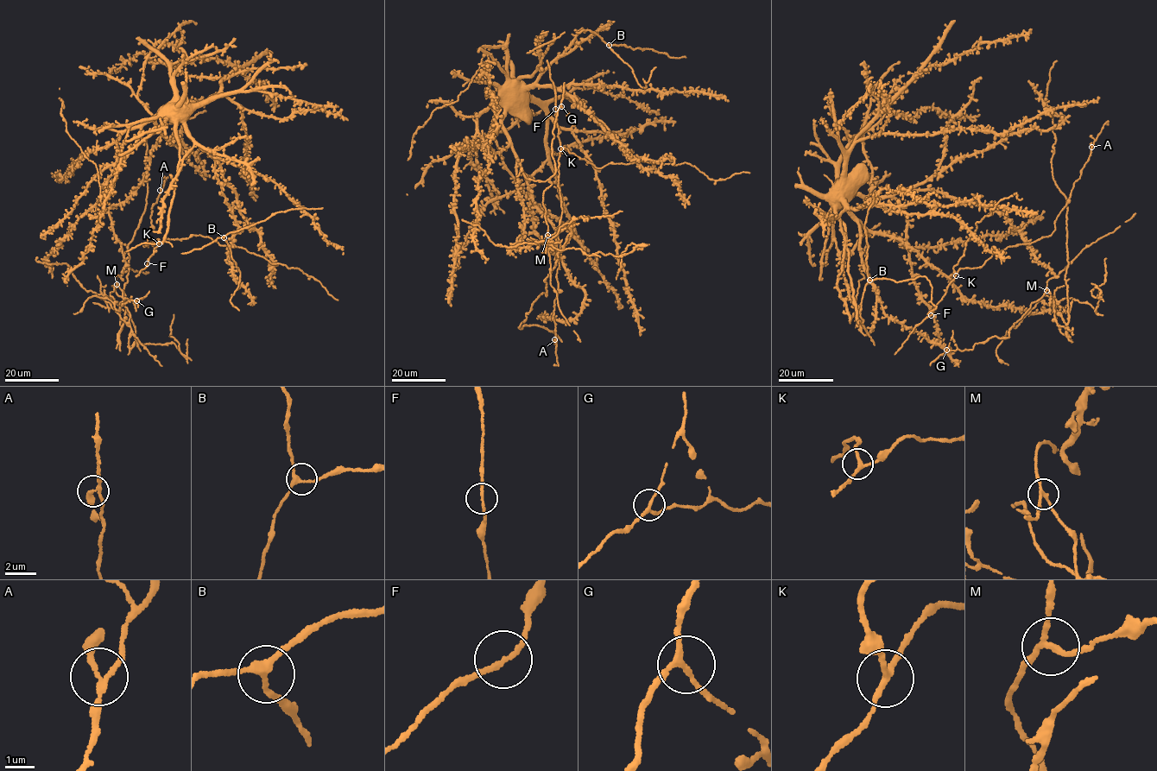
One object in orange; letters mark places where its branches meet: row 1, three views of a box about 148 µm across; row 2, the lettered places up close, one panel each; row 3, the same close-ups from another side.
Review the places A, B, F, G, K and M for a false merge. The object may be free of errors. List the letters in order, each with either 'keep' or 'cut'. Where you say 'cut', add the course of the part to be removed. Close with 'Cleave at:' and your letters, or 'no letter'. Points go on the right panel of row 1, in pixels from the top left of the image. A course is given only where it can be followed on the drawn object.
A: keep
B: keep
F: keep
G: keep
K: keep
M: cut | (1046, 290), (1054, 320), (1060, 300), (1072, 299), (1068, 319), (1066, 201), (1052, 174), (1046, 97), (1057, 60)
Cleave at: M

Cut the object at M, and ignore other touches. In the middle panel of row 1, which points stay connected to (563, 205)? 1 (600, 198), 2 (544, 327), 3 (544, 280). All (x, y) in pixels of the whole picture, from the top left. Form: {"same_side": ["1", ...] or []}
{"same_side": ["1"]}

